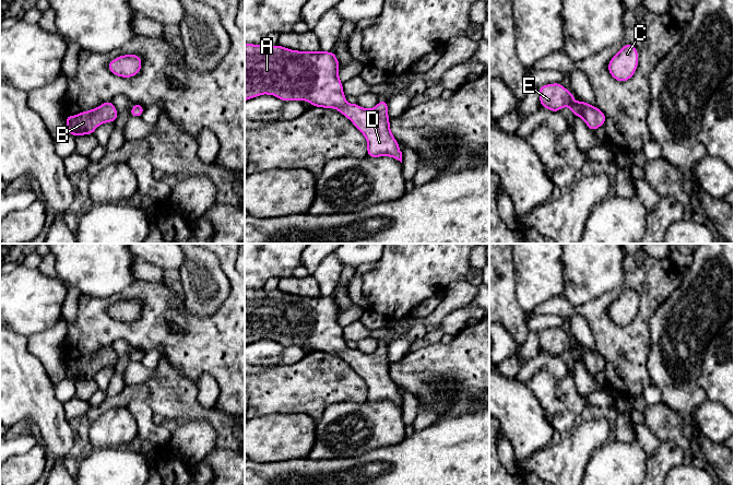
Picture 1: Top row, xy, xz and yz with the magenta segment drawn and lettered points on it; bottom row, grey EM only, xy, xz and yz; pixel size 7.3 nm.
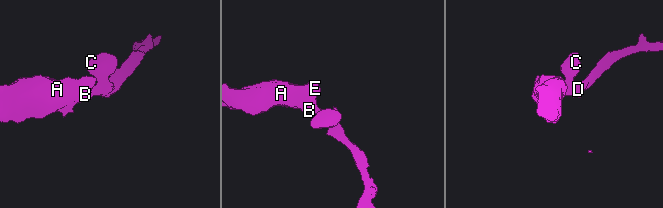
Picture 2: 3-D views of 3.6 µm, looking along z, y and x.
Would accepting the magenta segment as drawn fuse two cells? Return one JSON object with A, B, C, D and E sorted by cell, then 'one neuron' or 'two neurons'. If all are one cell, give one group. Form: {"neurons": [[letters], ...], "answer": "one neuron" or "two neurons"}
{"neurons": [["A", "B", "C", "D", "E"]], "answer": "one neuron"}

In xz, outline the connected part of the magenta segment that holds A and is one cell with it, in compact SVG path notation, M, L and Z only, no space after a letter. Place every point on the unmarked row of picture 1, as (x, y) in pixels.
M245 288L245 346L262 339L274 340L284 347L307 344L311 351L335 353L364 379L368 387L367 401L390 401L402 407L399 387L390 376L387 345L378 345L375 353L364 354L347 348L343 328L339 324L340 308L333 296L298 296L280 289Z

